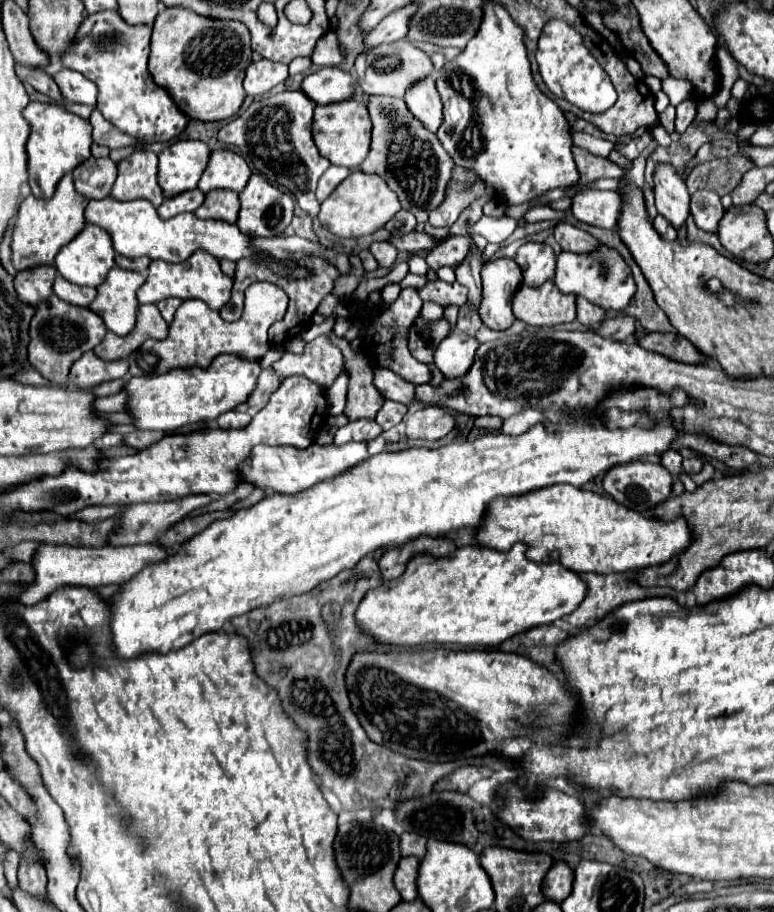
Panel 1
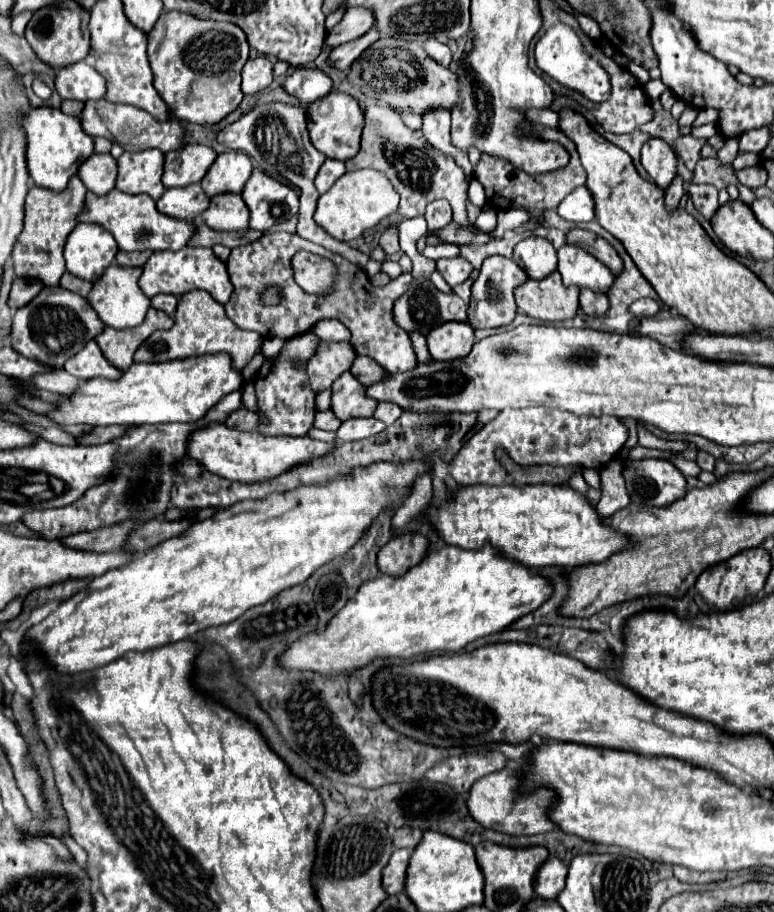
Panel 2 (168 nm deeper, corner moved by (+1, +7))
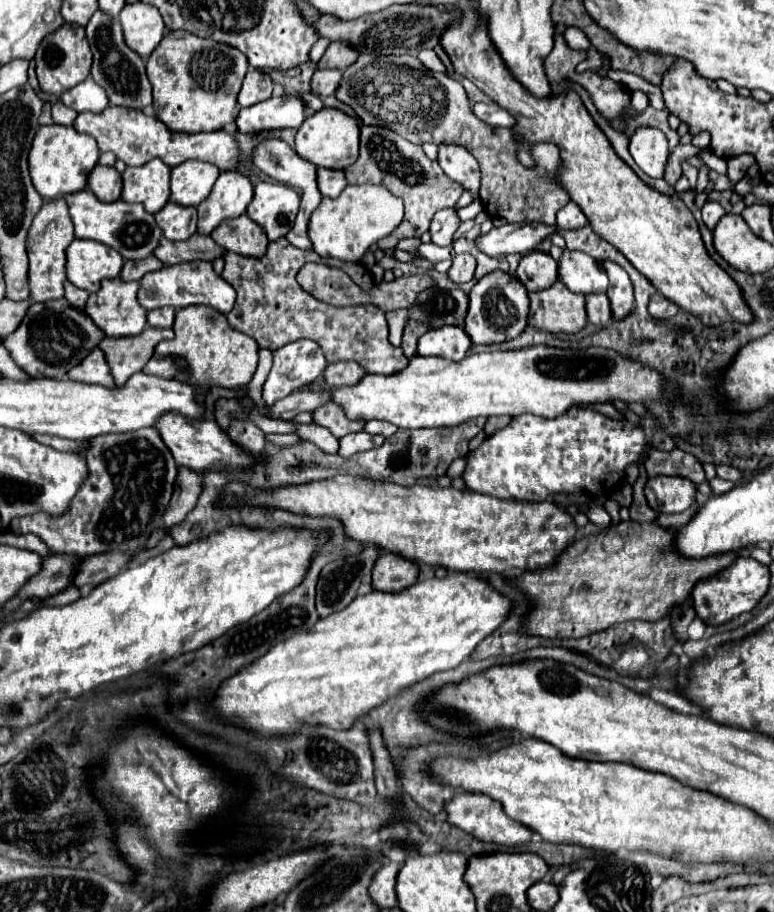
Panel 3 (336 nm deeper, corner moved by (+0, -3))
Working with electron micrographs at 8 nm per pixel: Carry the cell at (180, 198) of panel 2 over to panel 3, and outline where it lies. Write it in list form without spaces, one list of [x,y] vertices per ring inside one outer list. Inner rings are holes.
[[[169,202],[155,214],[163,236],[169,240],[185,240],[197,232],[197,210],[193,206],[179,206]]]

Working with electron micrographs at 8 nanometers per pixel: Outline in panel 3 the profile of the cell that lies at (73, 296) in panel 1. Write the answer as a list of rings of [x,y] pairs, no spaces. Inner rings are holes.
[[[65,282],[65,298],[69,300],[71,306],[75,306],[75,308],[81,310],[81,308],[85,308],[85,304],[87,304],[89,292],[85,292],[85,290],[77,288],[77,286],[73,286],[71,282]]]

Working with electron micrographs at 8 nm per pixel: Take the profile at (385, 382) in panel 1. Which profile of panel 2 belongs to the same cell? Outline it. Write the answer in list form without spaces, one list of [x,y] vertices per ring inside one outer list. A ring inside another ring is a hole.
[[[356,356],[356,360],[354,360],[350,372],[352,372],[364,386],[376,384],[378,380],[382,380],[384,376],[388,376],[388,374],[384,372],[384,368],[380,368],[380,364],[376,364],[376,362],[374,362],[372,358],[368,358],[368,356]]]

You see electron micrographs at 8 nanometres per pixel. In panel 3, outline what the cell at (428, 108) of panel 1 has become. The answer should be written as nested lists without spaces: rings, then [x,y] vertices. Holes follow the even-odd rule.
[[[441,144],[437,150],[437,162],[443,172],[455,182],[463,184],[473,198],[479,198],[479,164],[473,154],[457,144]]]

